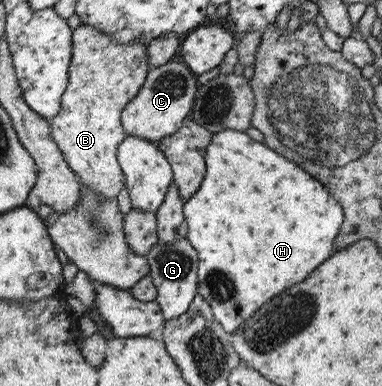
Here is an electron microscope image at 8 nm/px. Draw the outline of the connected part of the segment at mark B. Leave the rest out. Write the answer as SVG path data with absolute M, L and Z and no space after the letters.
M79 24L71 34L71 62L67 70L68 78L60 99L60 109L49 119L49 137L57 145L69 169L76 175L81 187L91 189L101 199L113 199L124 187L124 175L117 163L117 145L126 136L121 127L121 110L139 91L147 75L147 53L145 43L129 41L125 45L117 45L109 35Z

